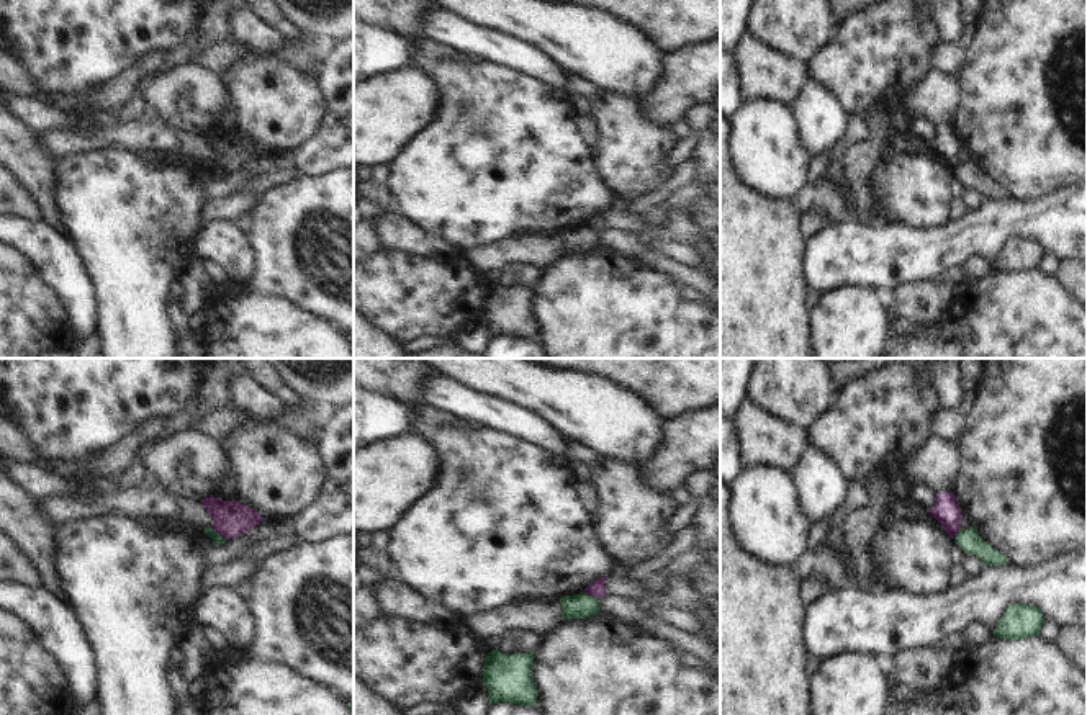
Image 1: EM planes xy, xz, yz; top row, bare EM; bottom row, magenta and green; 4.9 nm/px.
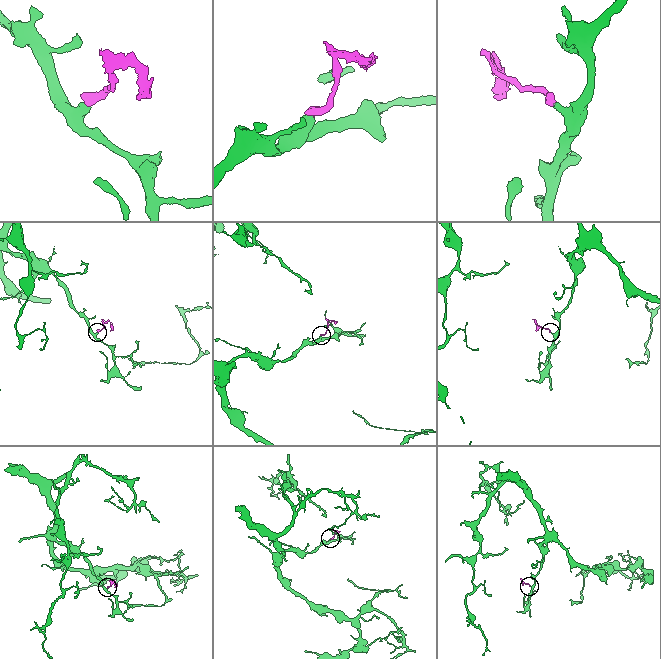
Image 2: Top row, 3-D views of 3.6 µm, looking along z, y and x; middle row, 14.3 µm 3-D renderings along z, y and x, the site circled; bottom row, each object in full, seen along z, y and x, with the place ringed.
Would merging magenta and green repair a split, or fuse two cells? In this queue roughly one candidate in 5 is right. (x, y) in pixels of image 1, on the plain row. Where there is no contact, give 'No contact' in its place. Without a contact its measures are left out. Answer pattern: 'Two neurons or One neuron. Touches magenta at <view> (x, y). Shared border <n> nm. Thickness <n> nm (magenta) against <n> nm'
Two neurons. Touches magenta at xz (591, 228). Shared border 90 nm. Thickness 80 nm (magenta) against 130 nm

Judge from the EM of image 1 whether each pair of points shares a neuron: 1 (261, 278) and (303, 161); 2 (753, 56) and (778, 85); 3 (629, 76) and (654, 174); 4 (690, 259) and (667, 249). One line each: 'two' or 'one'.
1: two
2: one
3: two
4: one

